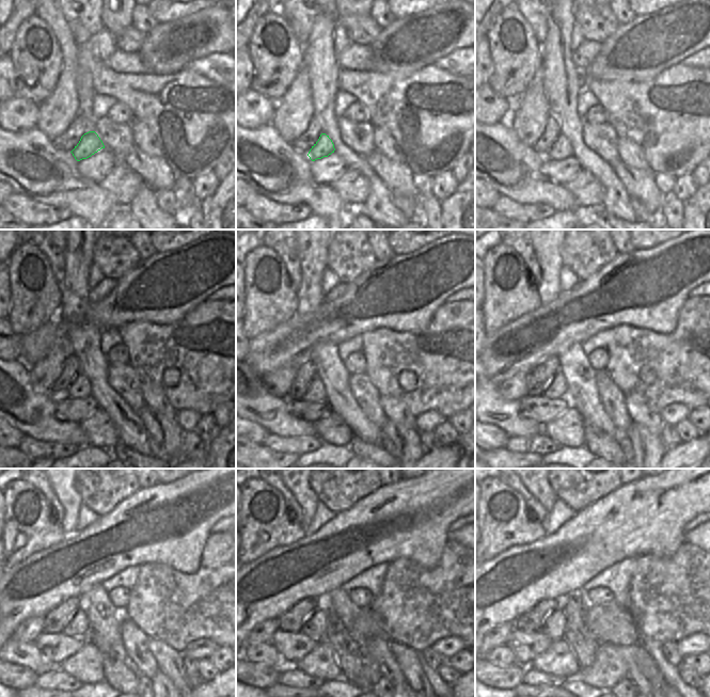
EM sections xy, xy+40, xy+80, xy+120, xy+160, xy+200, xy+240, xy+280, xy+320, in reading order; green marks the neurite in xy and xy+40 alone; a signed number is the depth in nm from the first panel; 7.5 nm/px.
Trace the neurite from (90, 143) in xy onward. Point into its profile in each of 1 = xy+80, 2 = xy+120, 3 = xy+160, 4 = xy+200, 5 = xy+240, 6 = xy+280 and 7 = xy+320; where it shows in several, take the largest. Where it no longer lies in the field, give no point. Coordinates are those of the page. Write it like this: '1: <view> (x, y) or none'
1: xy+80 (562, 148)
2: xy+120 (80, 387)
3: xy+160 (316, 390)
4: xy+200 (556, 389)
5: xy+240 (78, 626)
6: xy+280 (314, 627)
7: xy+320 (553, 627)

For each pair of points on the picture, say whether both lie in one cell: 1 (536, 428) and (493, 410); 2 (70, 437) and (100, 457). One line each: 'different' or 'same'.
1: same
2: different

